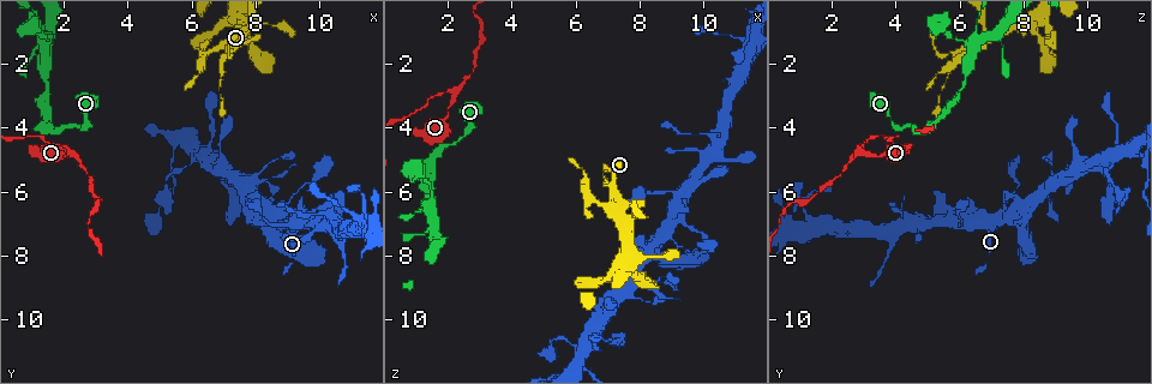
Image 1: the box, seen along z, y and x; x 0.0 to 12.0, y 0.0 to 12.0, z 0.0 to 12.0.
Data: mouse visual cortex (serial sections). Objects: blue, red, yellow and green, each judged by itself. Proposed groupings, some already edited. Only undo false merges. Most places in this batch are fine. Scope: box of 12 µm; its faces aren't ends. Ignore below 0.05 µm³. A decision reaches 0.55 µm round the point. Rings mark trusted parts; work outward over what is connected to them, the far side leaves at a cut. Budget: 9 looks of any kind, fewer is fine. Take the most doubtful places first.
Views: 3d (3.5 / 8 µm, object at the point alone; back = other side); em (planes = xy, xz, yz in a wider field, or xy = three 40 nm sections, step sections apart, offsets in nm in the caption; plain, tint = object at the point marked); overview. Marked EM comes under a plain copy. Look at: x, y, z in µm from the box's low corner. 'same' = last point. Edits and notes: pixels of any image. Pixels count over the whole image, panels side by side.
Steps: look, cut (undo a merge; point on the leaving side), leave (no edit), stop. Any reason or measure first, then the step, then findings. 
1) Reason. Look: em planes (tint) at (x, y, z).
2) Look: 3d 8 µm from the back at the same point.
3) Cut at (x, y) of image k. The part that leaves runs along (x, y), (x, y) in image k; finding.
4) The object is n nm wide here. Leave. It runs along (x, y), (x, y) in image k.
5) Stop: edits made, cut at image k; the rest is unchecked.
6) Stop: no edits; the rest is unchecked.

Small branch off a trunk. Look: 3d 8 µm at (1.4, 1.5, 6.4).

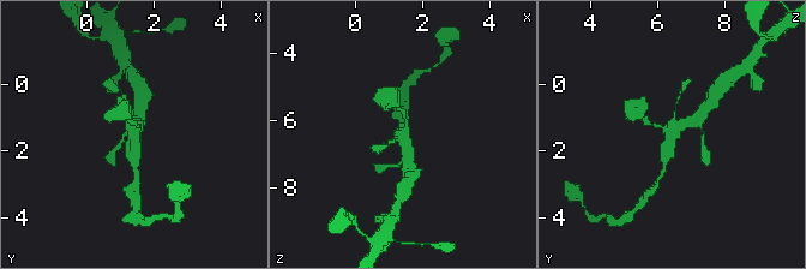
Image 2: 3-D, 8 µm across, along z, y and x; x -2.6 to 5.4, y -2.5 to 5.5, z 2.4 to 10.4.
Look: 3d 3.5 µm at (1.4, 1.5, 6.3).

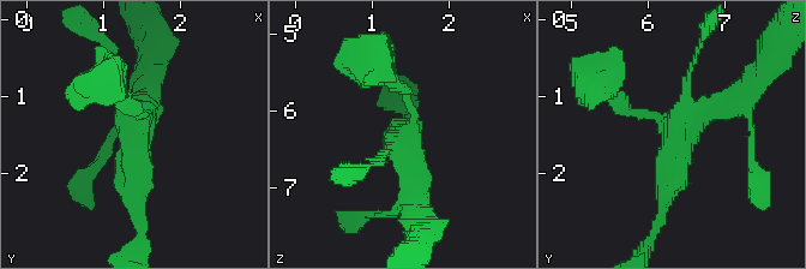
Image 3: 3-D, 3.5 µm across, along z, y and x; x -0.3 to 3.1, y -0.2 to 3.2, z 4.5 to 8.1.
4 arms meet here; the arms are 100, 150, 250, 350 nm wide; now the EM. Look: em xy step 2 (tint) at (1.40, 1.45, 6.40).

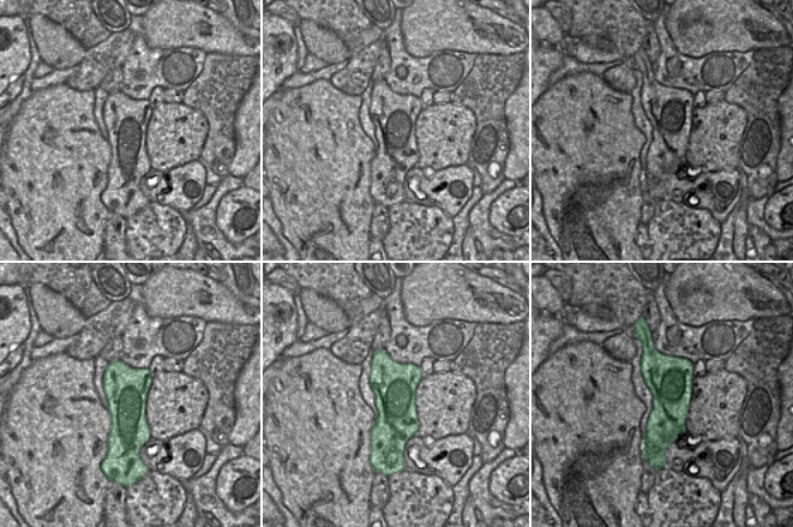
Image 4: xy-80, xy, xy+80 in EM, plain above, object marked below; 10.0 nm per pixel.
Leave. It runs along (662, 209), (680, 127), (741, 94) in image 3; all the same cell.

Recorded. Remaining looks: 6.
A narrow waist. Look: 3d 3.5 µm at (2.3, 4.8, 3.0).

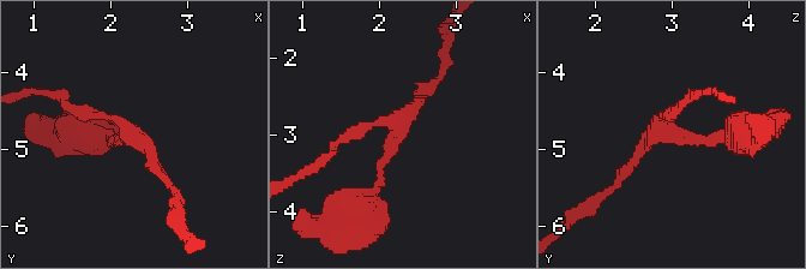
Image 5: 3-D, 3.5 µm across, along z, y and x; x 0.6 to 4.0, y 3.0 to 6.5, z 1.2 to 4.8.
3 arms meet here; the arms are 150, 150, 150 nm wide; need the tissue. Look: em planes (tint) at (2.20, 4.75, 2.90).

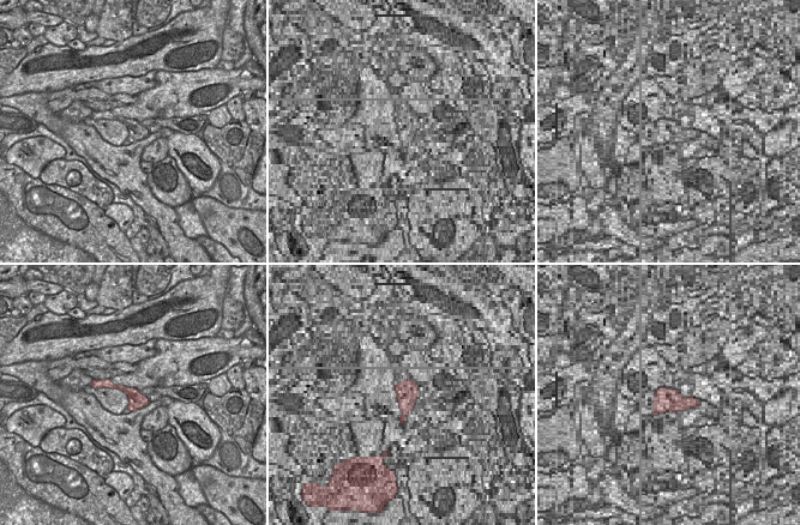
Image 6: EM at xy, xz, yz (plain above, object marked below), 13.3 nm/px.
Leave. It runs along (368, 193), (401, 117), (438, 81) in image 5; all the same cell.

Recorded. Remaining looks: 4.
A fork. Look: 3d 3.5 µm at (7.2, 1.5, 6.3).

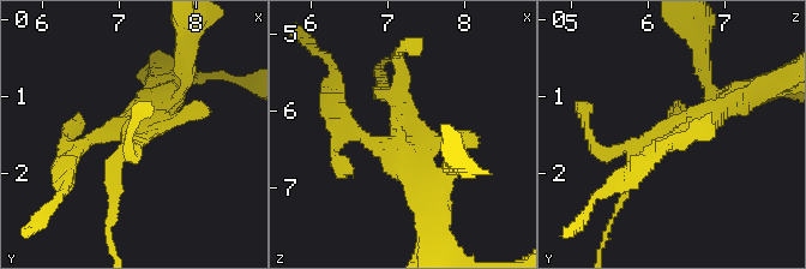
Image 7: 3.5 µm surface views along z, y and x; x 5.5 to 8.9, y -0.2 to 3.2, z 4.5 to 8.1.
Look: em xy step 1 (tint) at (7.15, 1.55, 6.40).

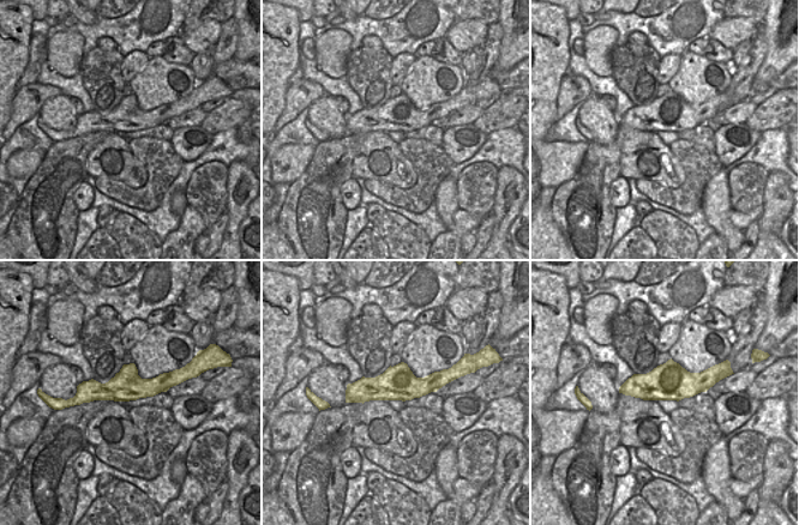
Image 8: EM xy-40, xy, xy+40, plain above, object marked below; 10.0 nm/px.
Leave. All the same cell.

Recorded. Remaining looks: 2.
Narrows sharply. Look: 3d 8 µm at (10.0, 6.5, 5.5).

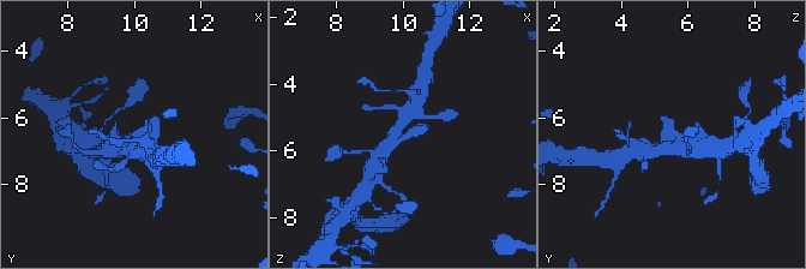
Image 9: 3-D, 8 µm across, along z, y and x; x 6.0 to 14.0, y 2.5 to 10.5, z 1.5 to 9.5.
Shape alone is not enough. Look: em xy step 5 (tint) at (10.0, 6.5, 5.6).

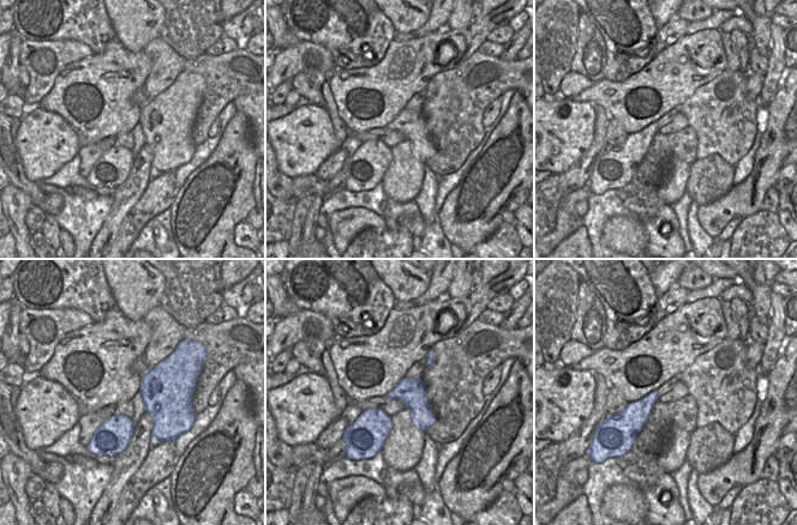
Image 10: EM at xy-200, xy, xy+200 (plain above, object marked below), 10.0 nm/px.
Leave. Continuous, no second cell.

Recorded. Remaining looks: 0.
Stop: no edits; the rest is unchecked.

